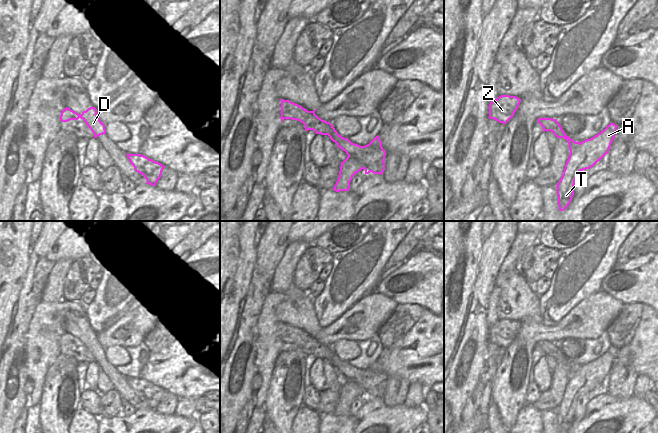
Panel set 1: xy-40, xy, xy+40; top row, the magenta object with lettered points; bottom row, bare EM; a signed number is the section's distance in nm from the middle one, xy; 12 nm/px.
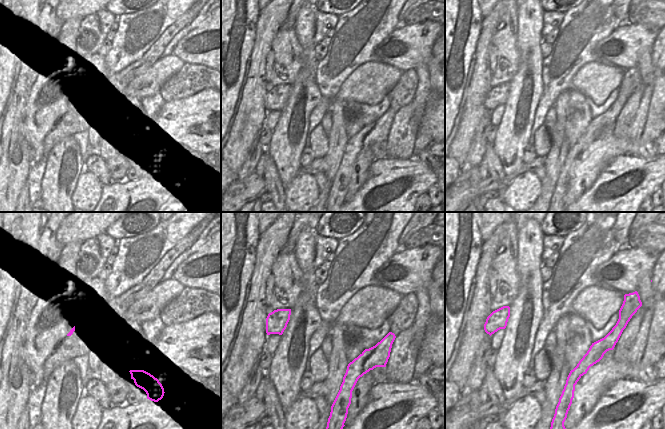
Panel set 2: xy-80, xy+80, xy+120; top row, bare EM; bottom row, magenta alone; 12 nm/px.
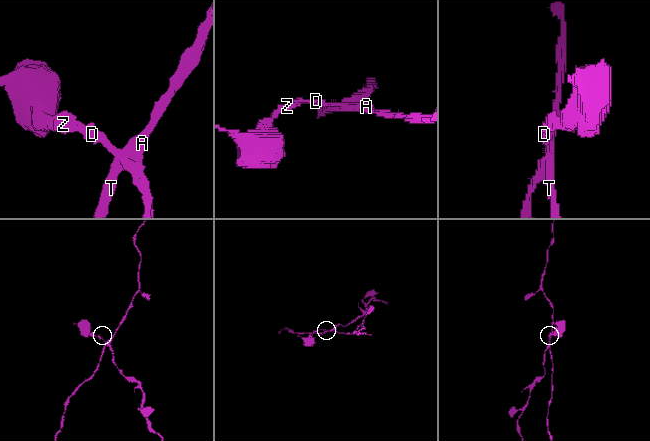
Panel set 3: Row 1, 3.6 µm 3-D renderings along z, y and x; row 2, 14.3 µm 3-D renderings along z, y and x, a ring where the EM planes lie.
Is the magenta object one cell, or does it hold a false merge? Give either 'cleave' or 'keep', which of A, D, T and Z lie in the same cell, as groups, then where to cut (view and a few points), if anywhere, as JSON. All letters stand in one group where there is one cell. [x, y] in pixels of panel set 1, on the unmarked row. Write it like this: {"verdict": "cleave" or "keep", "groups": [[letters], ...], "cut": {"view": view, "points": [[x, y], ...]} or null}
{"verdict": "cleave", "groups": [["A", "T"], ["D", "Z"]], "cut": {"view": "xy", "points": [[348, 378], [367, 389], [383, 386]]}}

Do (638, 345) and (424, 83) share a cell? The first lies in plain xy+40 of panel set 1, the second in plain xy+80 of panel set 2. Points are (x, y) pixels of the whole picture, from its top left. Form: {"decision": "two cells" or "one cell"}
{"decision": "one cell"}

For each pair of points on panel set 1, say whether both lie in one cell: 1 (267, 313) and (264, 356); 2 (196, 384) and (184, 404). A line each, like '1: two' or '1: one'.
1: one
2: two

